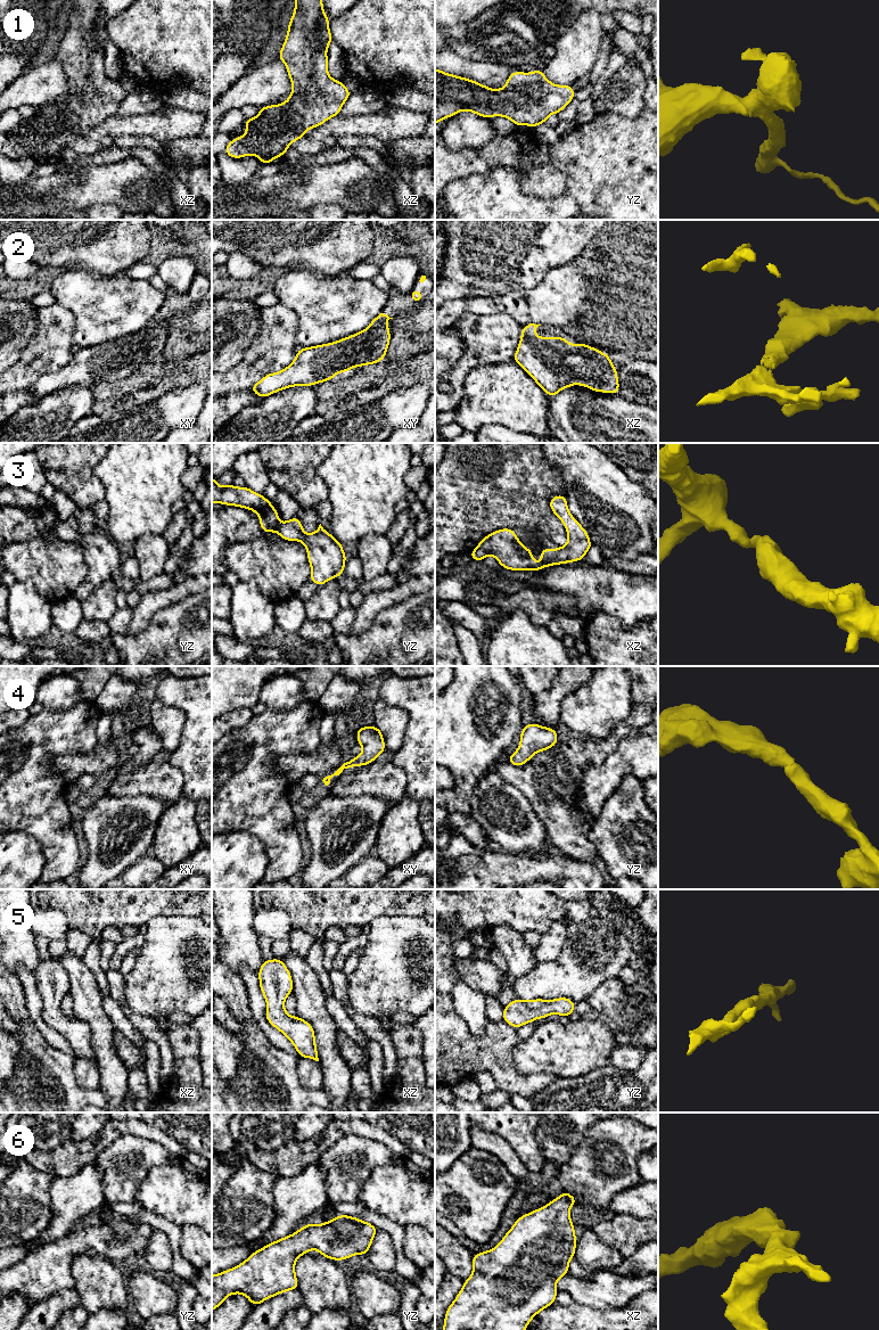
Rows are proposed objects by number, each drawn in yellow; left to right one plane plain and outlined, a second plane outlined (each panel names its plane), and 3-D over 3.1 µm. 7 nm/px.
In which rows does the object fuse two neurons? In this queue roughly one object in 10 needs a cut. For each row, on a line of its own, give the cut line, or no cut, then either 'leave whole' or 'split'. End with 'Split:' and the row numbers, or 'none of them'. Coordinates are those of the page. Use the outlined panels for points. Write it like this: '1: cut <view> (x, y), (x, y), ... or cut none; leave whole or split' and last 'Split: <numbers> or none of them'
1: cut none; leave whole
2: cut none; leave whole
3: cut none; leave whole
4: cut none; leave whole
5: cut none; leave whole
6: cut none; leave whole
Split: none of them

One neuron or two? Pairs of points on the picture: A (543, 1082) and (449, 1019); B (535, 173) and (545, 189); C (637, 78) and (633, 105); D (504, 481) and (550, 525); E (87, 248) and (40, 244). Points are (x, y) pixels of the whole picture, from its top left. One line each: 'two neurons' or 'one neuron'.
A: one neuron
B: one neuron
C: one neuron
D: one neuron
E: one neuron

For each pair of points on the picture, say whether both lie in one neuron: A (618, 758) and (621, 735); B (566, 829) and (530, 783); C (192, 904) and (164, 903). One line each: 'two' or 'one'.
A: two
B: one
C: one

